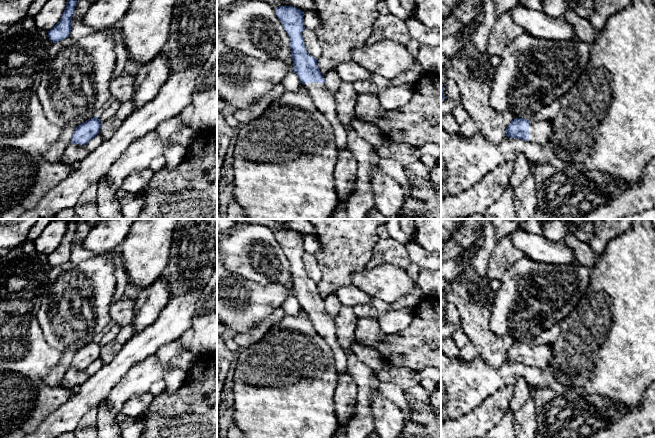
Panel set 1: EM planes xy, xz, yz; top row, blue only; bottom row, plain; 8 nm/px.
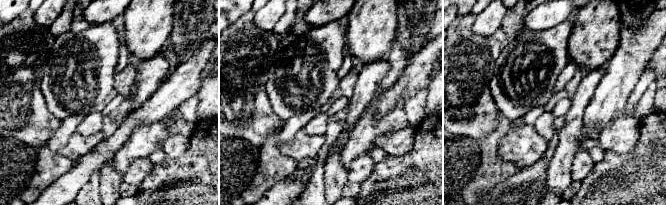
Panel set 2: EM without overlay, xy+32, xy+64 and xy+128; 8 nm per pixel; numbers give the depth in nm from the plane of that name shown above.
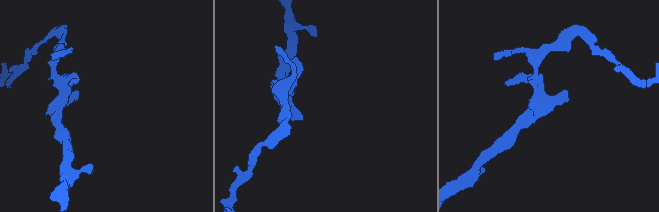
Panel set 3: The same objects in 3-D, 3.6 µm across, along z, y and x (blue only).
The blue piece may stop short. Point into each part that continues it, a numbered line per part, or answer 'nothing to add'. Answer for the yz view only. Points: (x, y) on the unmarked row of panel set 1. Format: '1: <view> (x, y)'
1: yz (540, 356)

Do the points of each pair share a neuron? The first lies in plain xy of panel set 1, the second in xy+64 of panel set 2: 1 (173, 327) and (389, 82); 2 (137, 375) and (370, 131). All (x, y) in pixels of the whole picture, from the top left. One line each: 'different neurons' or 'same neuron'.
1: different neurons
2: same neuron

